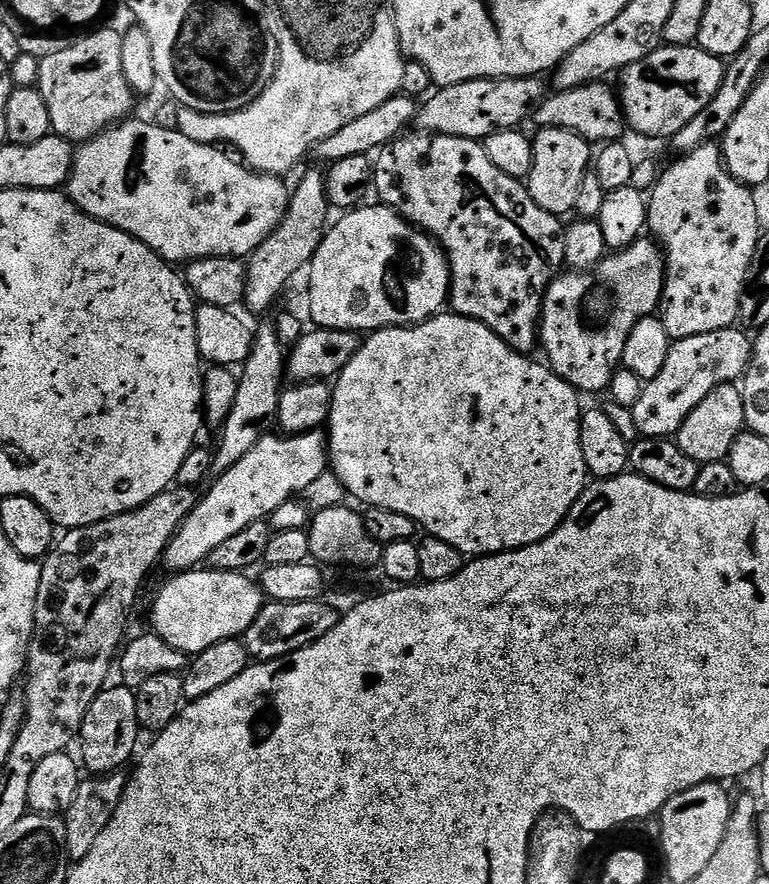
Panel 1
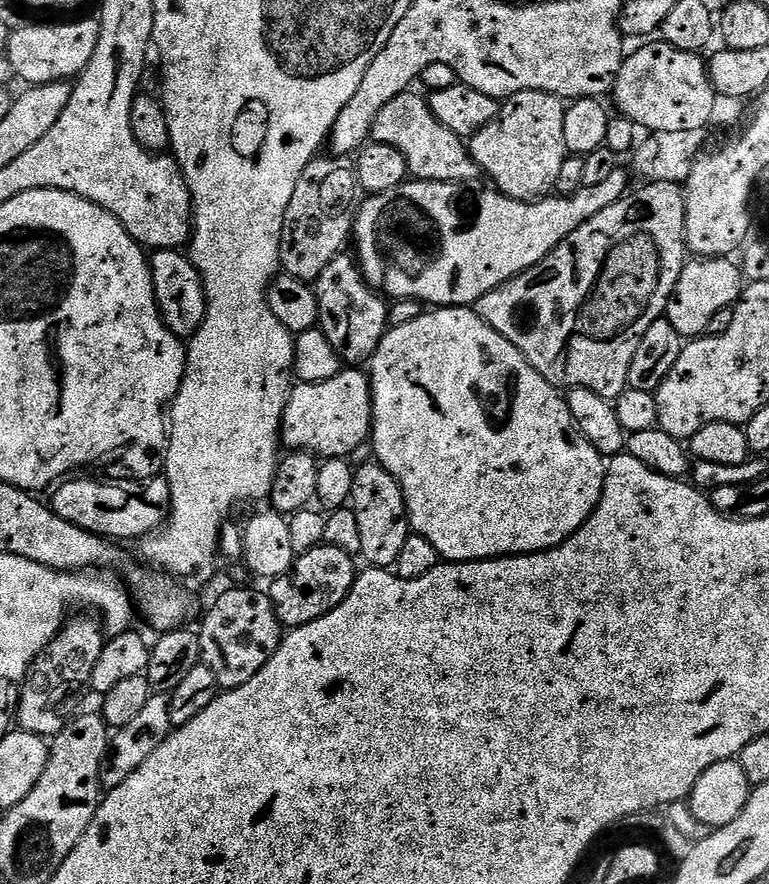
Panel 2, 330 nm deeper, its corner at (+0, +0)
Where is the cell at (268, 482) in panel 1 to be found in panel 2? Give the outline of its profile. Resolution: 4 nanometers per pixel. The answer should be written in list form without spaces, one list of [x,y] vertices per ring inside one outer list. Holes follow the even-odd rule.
[[[356,366],[345,367],[334,378],[313,384],[297,383],[289,391],[280,423],[280,438],[288,450],[312,453],[317,458],[348,458],[372,431],[372,386]]]

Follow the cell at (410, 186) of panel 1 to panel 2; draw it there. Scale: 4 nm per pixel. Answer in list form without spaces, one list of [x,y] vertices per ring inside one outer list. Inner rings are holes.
[[[416,90],[390,98],[390,102],[378,110],[370,136],[375,143],[394,146],[394,150],[406,158],[409,177],[417,180],[441,180],[450,184],[465,182],[472,175],[477,175],[478,169],[472,161],[469,145],[454,134],[454,130],[442,126],[442,122],[434,118],[427,99],[423,95],[420,97]]]

